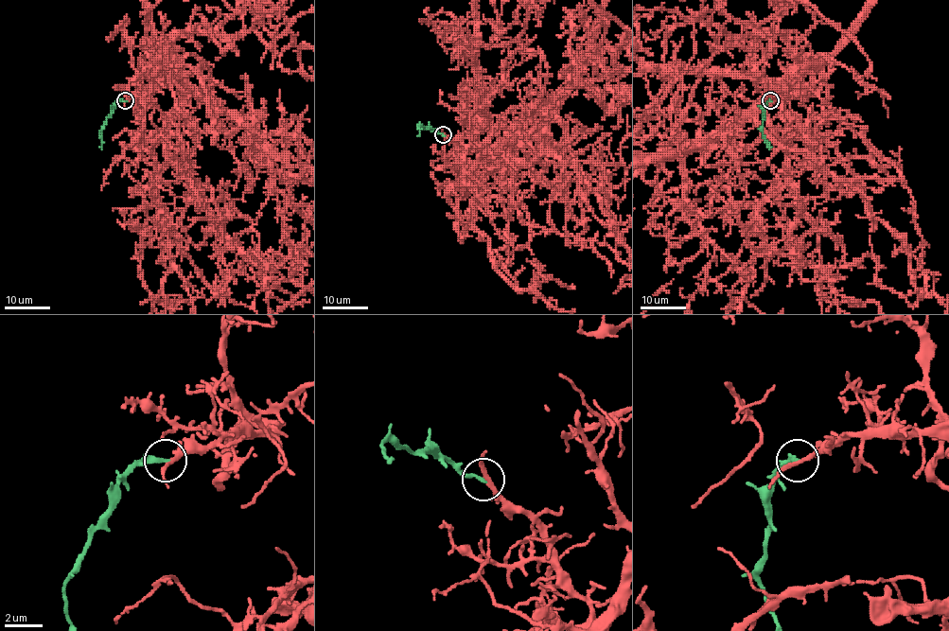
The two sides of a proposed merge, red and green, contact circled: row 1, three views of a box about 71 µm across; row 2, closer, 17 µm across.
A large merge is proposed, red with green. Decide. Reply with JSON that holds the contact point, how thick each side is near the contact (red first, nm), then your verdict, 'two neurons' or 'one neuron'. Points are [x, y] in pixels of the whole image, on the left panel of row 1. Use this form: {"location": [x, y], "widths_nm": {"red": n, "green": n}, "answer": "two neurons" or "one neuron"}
{"location": [125, 100], "widths_nm": {"red": 200, "green": 220}, "answer": "one neuron"}

